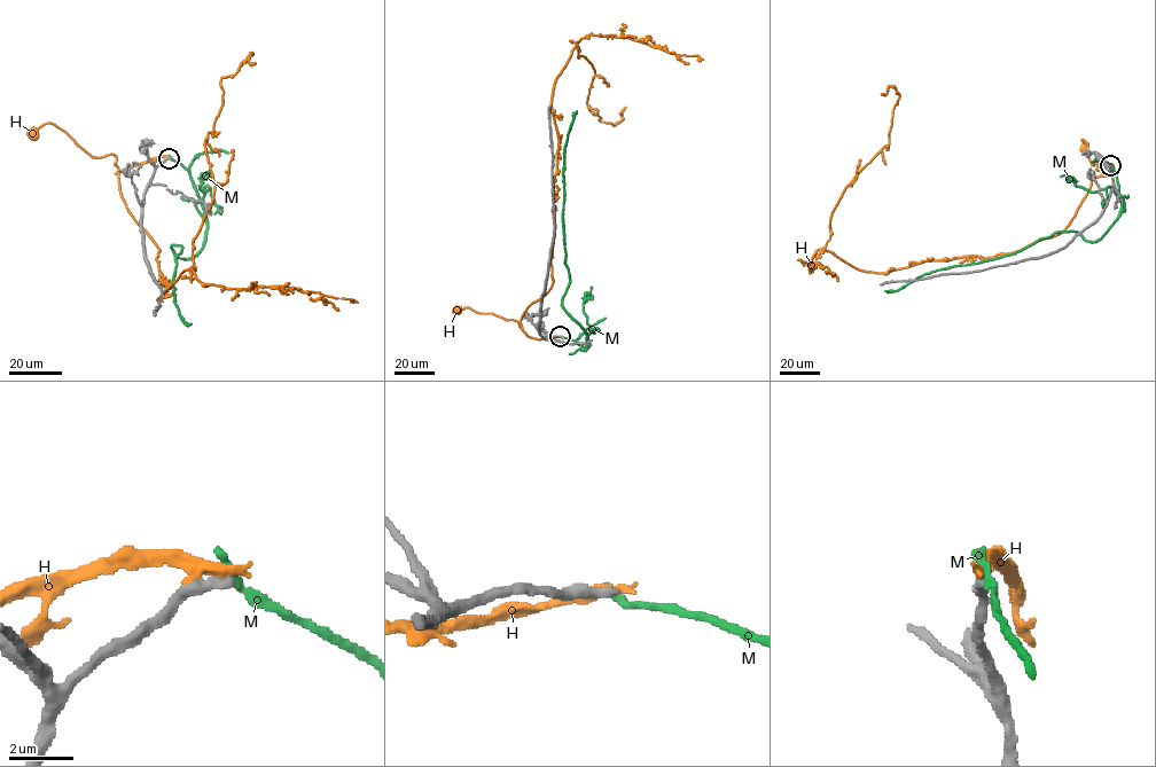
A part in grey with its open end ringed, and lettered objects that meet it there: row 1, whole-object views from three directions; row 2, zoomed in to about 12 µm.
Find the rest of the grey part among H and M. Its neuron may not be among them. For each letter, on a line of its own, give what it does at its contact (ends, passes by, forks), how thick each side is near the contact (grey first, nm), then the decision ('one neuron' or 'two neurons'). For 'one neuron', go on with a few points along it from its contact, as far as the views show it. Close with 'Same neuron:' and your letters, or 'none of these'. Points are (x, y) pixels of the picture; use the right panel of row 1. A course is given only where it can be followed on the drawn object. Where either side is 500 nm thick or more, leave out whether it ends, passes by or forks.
H: it passes by | 440/360 nm | two neurons
M: it ends | 320/320 nm | two neurons
Same neuron: none of these

